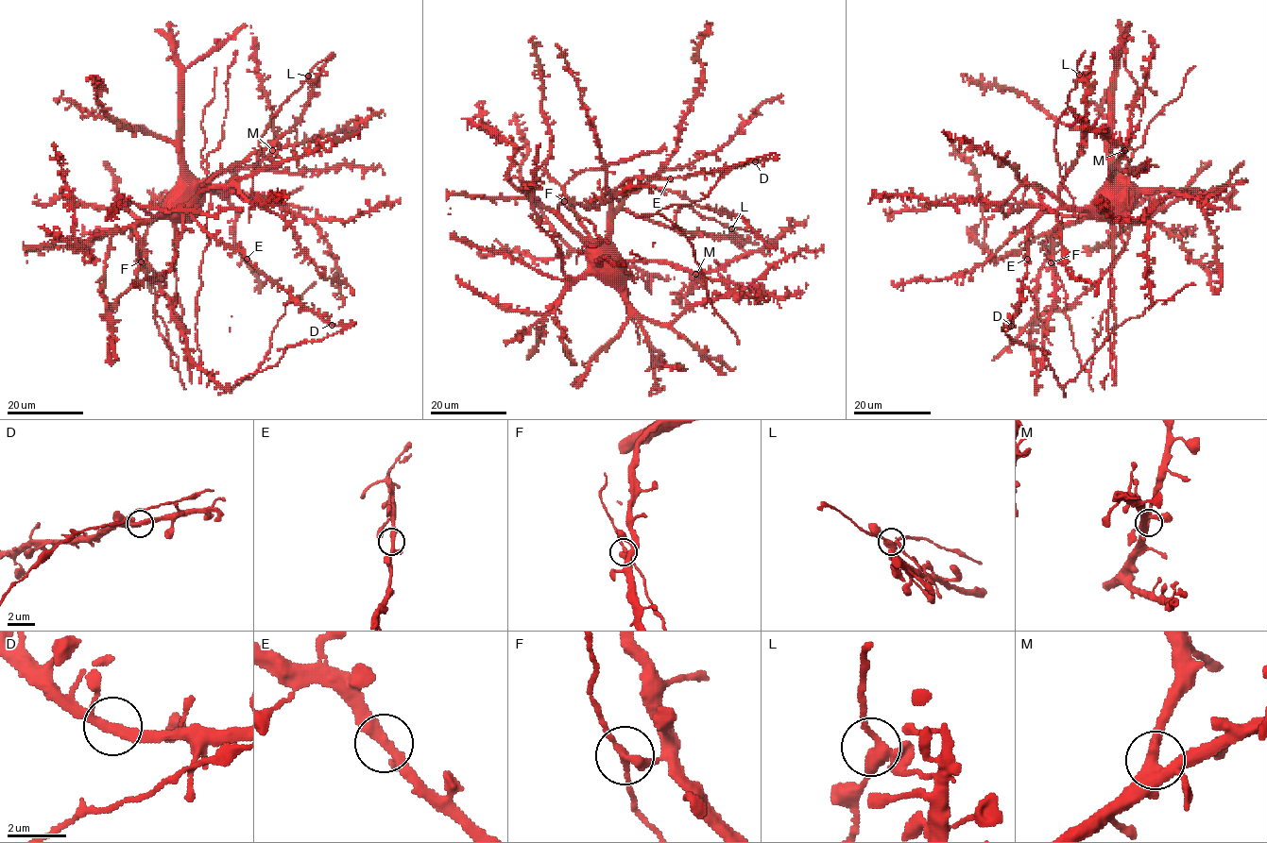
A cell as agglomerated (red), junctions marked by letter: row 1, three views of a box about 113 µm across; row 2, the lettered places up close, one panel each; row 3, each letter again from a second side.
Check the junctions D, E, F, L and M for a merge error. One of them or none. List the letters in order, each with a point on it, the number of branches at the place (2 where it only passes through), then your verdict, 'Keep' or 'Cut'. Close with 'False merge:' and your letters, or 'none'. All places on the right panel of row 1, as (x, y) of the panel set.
D: Place: (1011, 326). Branches: 3. Keep
E: Place: (1027, 259). Branches: 3. Keep
F: Place: (1051, 262). Branches: 3. Keep
L: Place: (1079, 75). Branches: 3. Keep
M: Place: (1124, 150). Branches: 3. Keep
False merge: none

